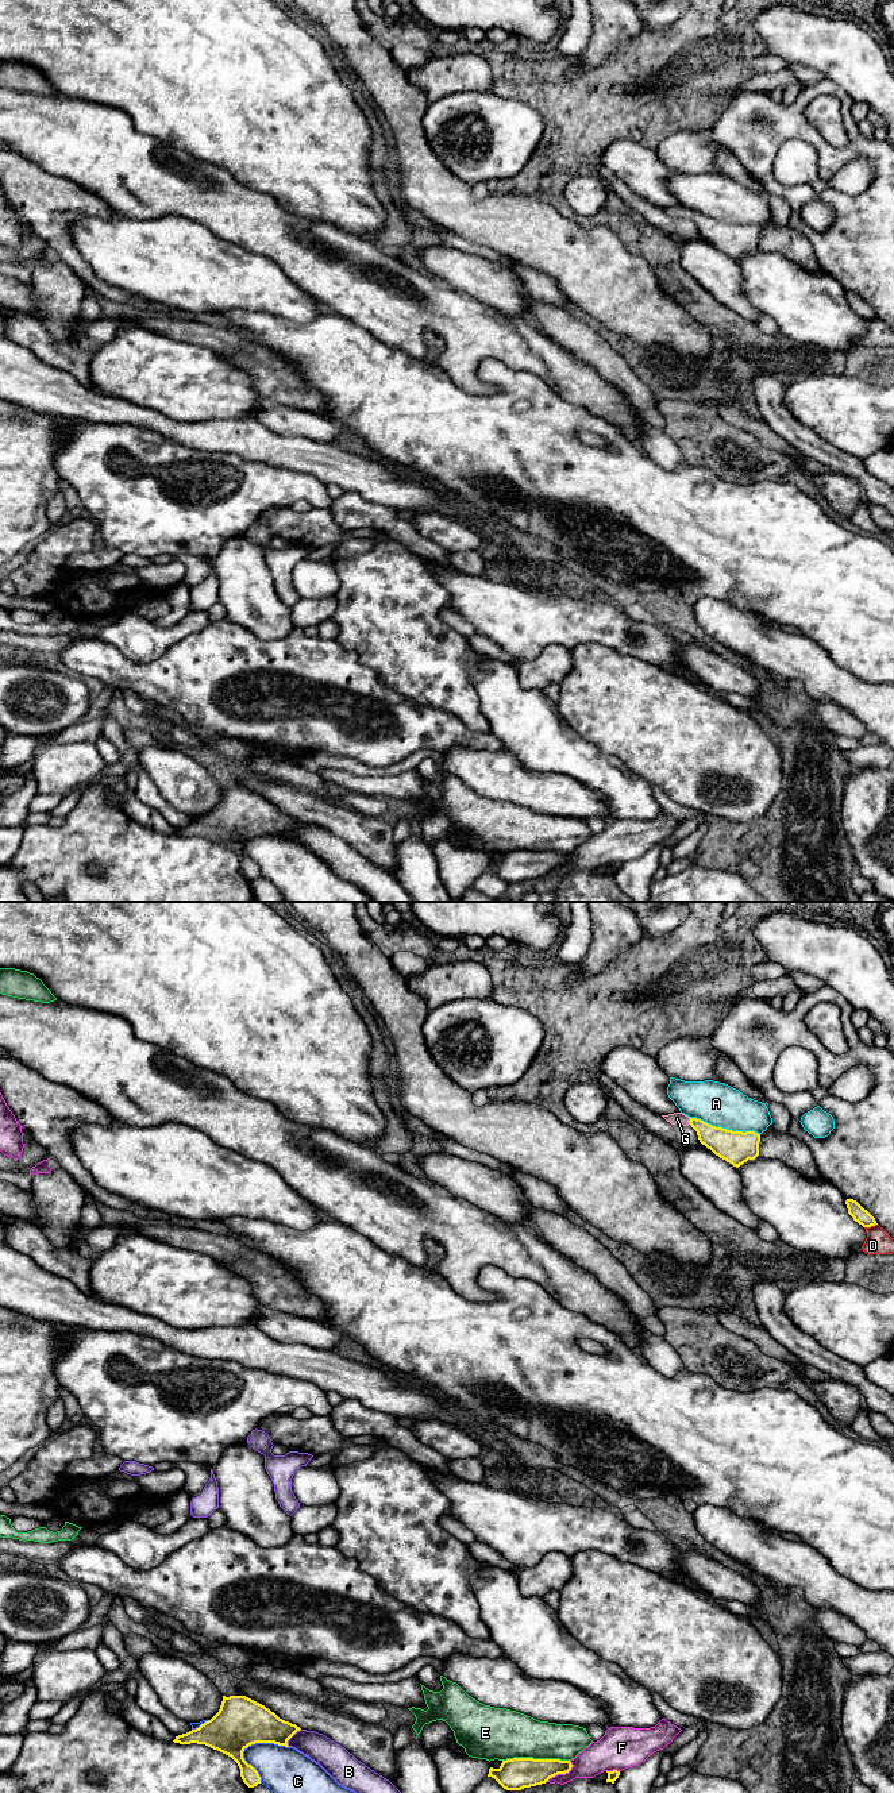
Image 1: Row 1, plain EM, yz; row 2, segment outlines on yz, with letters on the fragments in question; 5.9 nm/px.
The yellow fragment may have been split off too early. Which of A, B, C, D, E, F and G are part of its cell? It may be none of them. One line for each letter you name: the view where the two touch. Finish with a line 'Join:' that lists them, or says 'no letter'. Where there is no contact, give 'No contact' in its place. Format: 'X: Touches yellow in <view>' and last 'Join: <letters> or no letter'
G: Touches yellow in yz
Join: G

